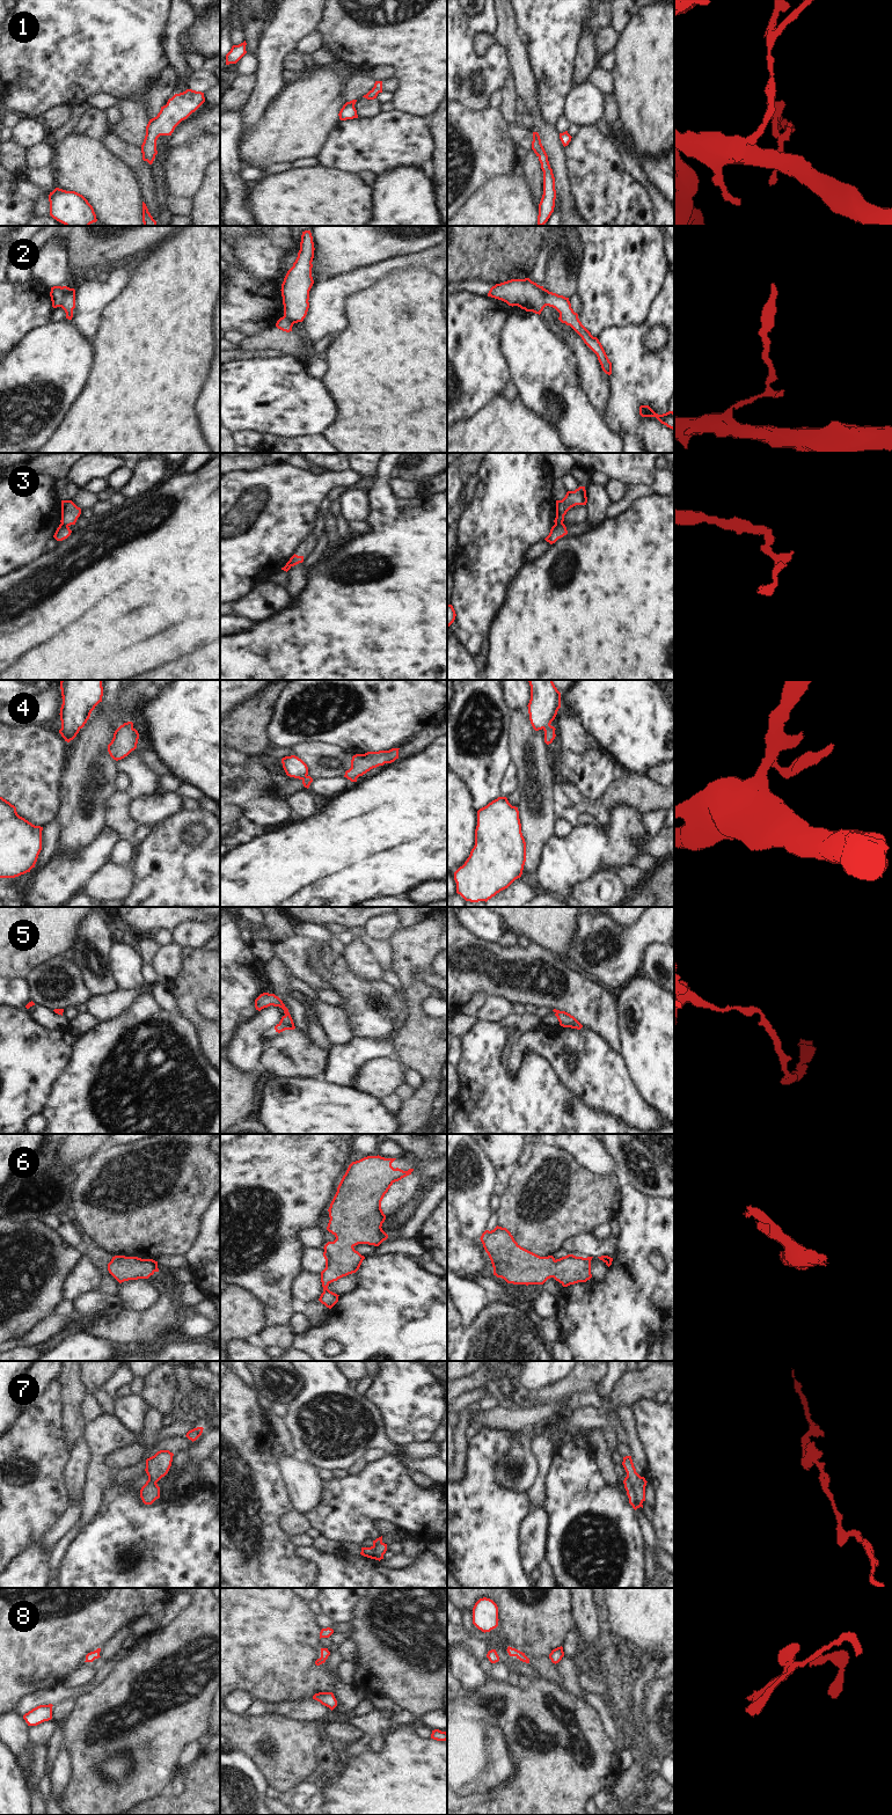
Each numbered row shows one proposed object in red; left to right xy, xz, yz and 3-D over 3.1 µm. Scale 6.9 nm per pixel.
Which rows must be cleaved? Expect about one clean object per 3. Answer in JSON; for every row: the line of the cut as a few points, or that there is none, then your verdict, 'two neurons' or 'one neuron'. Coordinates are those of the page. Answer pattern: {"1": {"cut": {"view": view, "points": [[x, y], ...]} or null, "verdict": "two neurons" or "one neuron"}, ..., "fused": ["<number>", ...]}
{"1": {"cut": null, "verdict": "one neuron"}, "2": {"cut": {"view": "xy", "points": [[63, 287], [60, 306]]}, "verdict": "two neurons"}, "3": {"cut": {"view": "yz", "points": [[562, 521], [555, 525]]}, "verdict": "two neurons"}, "4": {"cut": {"view": "yz", "points": [[549, 724], [542, 727]]}, "verdict": "two neurons"}, "5": {"cut": null, "verdict": "one neuron"}, "6": {"cut": null, "verdict": "one neuron"}, "7": {"cut": {"view": "yz", "points": [[626, 1477], [633, 1487], [635, 1498], [641, 1504]]}, "verdict": "two neurons"}, "8": {"cut": null, "verdict": "one neuron"}, "fused": ["2", "3", "4", "7"]}

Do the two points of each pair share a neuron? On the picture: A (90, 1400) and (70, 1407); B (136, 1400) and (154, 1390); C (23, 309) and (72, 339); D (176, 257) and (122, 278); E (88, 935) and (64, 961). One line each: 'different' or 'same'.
A: different
B: different
C: different
D: different
E: different

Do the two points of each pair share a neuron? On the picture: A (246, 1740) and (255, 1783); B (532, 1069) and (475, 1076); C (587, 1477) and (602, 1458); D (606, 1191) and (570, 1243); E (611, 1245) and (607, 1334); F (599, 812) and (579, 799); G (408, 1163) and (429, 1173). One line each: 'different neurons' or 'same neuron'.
A: different neurons
B: same neuron
C: different neurons
D: different neurons
E: different neurons
F: same neuron
G: same neuron

